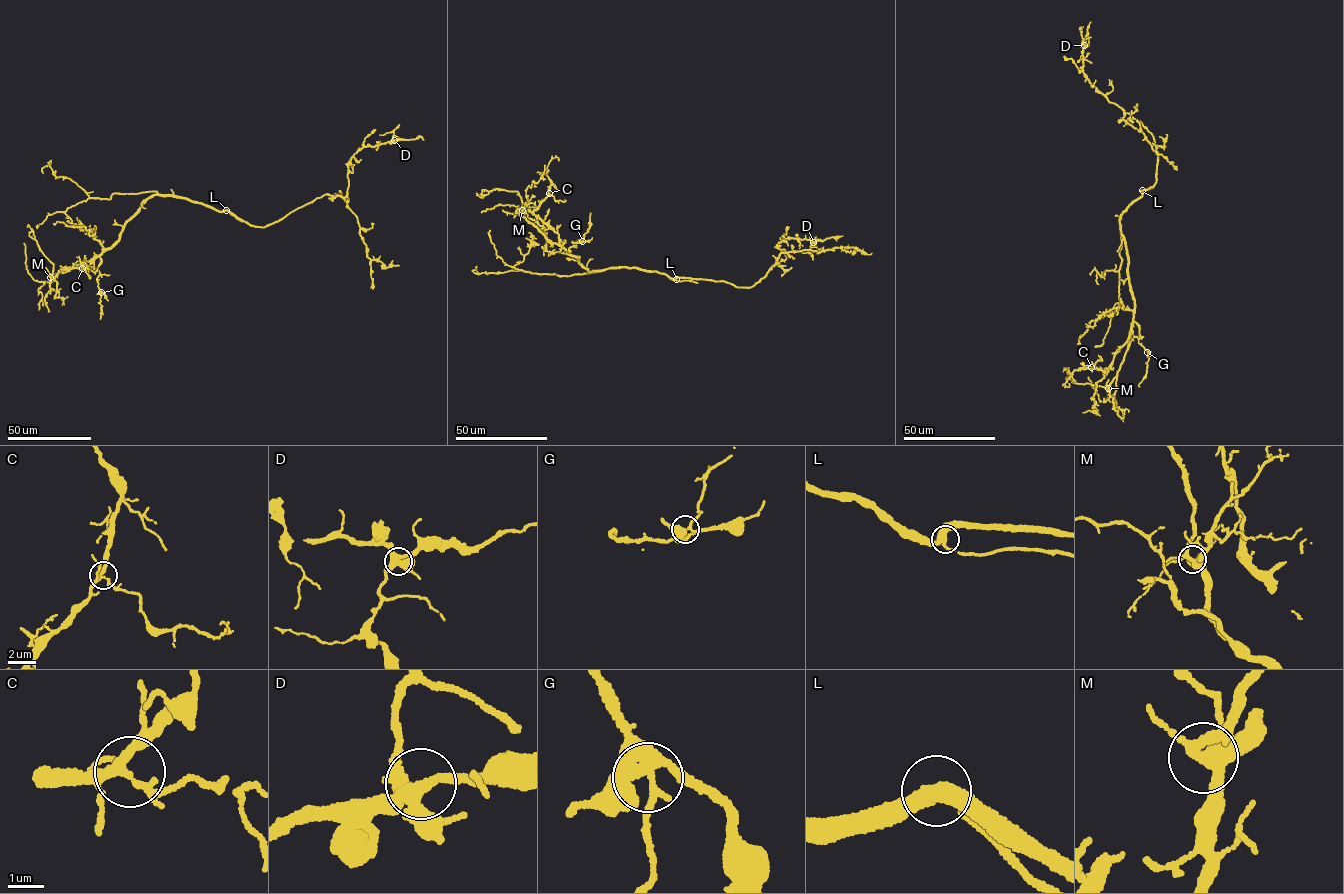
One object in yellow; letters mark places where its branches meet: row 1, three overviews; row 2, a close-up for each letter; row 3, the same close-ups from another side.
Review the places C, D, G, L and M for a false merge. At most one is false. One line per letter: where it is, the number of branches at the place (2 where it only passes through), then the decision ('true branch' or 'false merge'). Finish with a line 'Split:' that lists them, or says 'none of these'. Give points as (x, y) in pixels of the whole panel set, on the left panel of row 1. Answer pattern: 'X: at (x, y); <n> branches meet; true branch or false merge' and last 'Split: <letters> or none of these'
C: at (82, 268); 5 branches meet; true branch
D: at (394, 140); 4 branches meet; true branch
G: at (101, 292); 4 branches meet; true branch
L: at (226, 210); 3 branches meet; true branch
M: at (50, 277); 5 branches meet; true branch
Split: none of these

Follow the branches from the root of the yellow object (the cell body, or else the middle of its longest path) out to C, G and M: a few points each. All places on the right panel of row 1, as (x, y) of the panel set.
C: (1133, 200), (1119, 222), (1127, 248), (1126, 270), (1134, 302), (1129, 338), (1115, 355), (1107, 372), (1091, 367)
G: (1133, 200), (1119, 222), (1127, 248), (1126, 270), (1134, 302), (1133, 319), (1139, 329), (1138, 342), (1147, 352)
M: (1133, 200), (1119, 222), (1127, 248), (1126, 270), (1135, 305), (1123, 362), (1108, 388)

